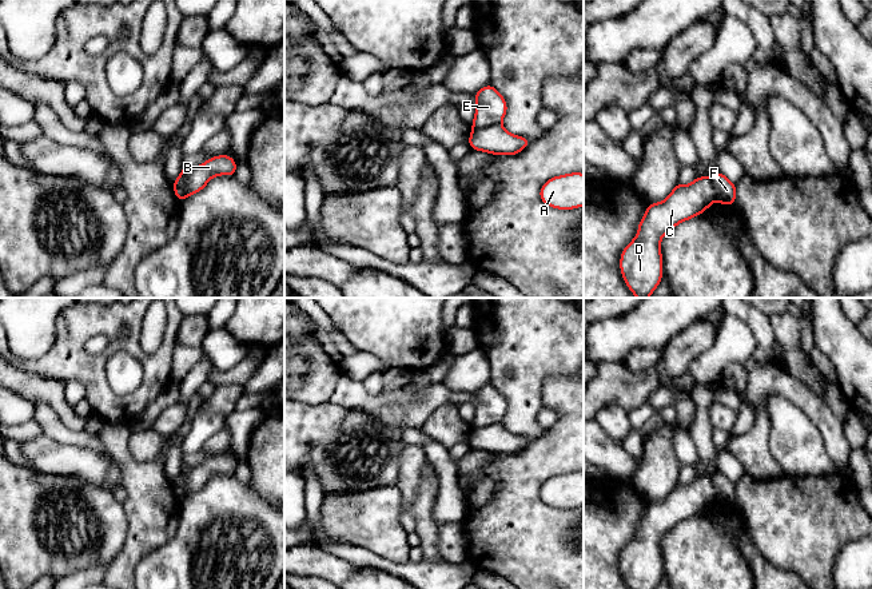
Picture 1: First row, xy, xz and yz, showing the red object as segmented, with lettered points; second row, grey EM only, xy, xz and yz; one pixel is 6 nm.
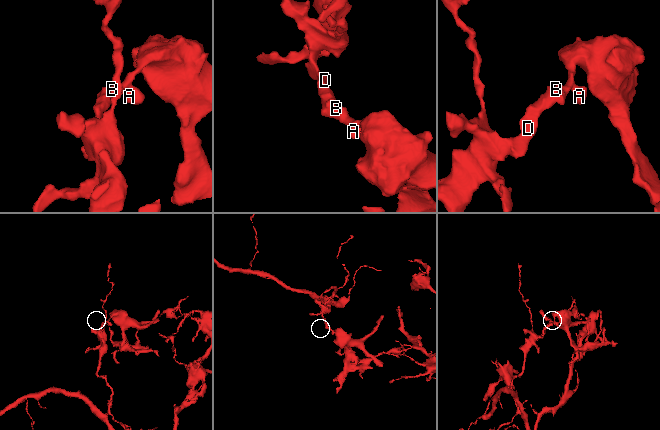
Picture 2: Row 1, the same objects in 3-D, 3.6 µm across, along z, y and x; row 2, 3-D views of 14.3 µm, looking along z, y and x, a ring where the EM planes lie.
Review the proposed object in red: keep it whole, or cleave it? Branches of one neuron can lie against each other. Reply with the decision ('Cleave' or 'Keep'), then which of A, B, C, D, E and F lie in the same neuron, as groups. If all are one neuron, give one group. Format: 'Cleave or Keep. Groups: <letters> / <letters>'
Cleave. Groups: A B F / C D E

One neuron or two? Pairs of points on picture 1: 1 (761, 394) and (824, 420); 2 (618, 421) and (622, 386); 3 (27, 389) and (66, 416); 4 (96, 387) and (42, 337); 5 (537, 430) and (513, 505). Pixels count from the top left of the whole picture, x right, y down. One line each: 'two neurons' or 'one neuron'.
1: one neuron
2: two neurons
3: one neuron
4: two neurons
5: two neurons

